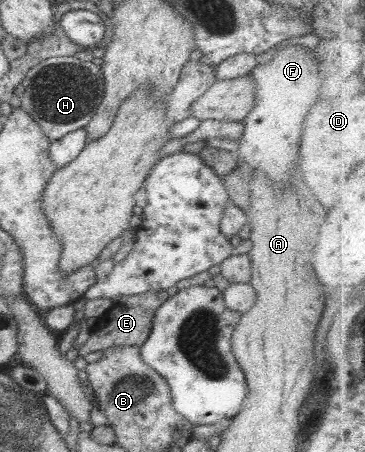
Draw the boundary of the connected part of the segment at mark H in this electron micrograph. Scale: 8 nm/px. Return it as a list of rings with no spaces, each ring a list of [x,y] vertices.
[[[48,56],[30,67],[20,81],[23,93],[20,108],[39,125],[41,131],[55,141],[70,131],[83,128],[93,117],[104,94],[100,66],[73,56]]]

